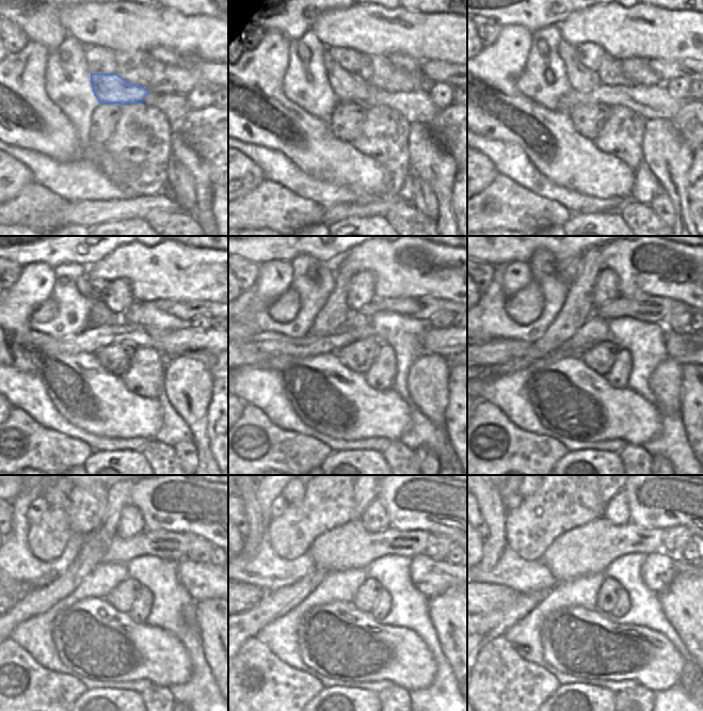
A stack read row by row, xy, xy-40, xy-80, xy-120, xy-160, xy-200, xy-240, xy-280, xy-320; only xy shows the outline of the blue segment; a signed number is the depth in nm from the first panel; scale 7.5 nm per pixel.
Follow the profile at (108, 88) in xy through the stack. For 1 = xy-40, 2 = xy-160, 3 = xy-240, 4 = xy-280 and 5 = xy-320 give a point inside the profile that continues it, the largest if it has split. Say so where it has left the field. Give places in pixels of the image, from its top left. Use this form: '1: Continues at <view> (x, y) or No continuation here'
1: Continues at xy-40 (348, 88)
2: Continues at xy-160 (301, 265)
3: Continues at xy-240 (58, 496)
4: Continues at xy-280 (292, 496)
5: Continues at xy-320 (523, 496).

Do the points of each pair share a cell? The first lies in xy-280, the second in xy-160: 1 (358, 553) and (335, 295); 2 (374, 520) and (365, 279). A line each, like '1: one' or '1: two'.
1: two
2: one

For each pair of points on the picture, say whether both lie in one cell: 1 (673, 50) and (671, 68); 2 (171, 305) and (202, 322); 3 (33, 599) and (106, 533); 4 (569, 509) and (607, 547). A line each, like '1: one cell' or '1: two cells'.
1: two cells
2: two cells
3: one cell
4: two cells

